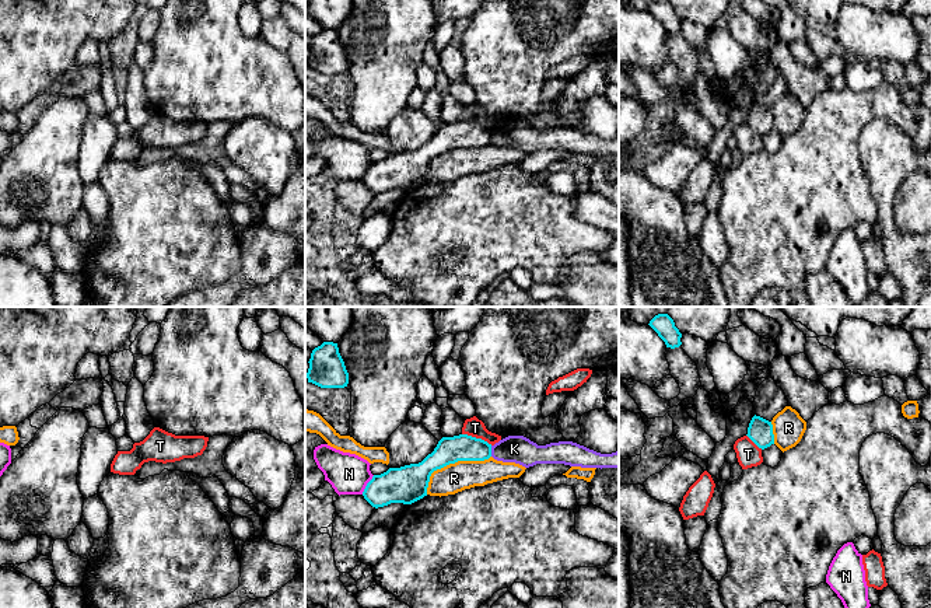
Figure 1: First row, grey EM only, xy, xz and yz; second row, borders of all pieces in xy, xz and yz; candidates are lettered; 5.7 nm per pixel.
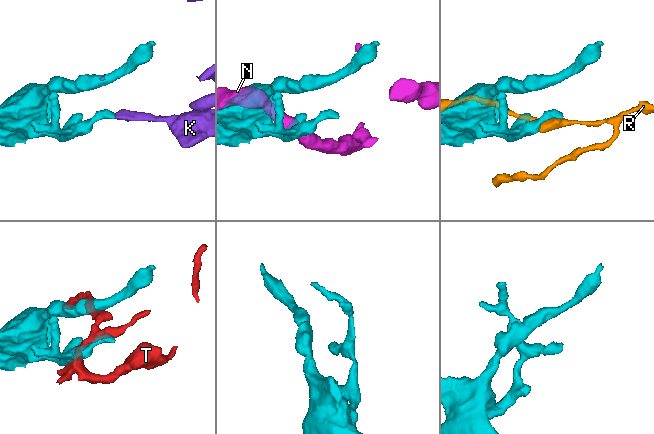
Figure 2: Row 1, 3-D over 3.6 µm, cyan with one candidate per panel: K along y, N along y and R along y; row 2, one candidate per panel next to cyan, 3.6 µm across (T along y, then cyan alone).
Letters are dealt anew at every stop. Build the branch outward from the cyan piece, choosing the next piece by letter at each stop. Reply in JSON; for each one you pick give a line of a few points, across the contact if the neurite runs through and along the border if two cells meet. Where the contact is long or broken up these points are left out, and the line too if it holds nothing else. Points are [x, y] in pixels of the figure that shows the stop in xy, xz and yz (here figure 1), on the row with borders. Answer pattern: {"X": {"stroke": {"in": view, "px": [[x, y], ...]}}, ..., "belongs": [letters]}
{"belongs": []}

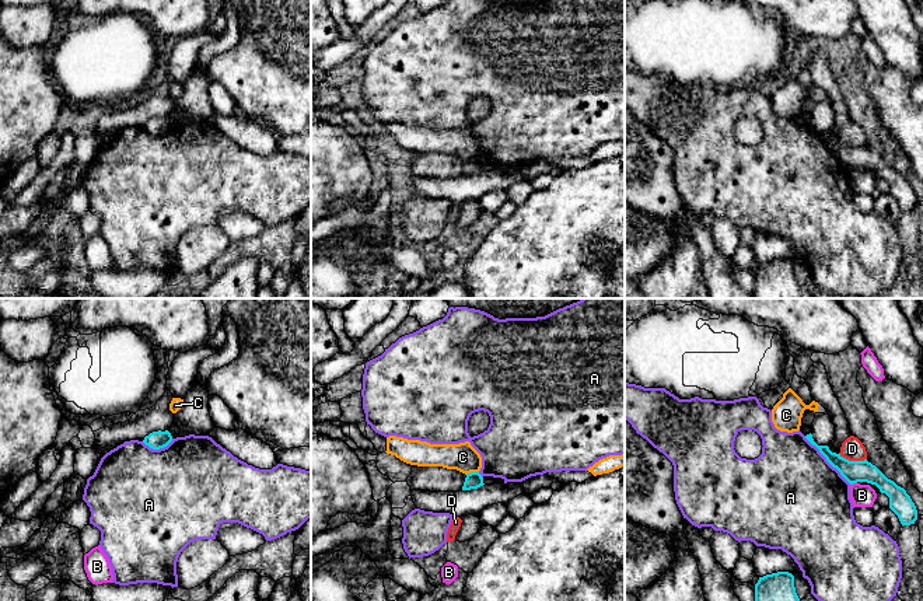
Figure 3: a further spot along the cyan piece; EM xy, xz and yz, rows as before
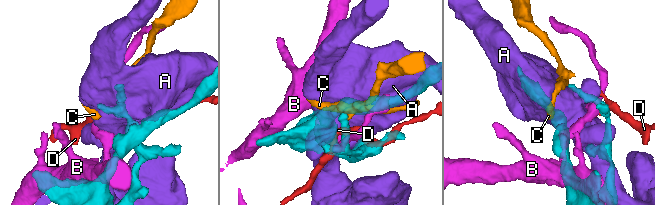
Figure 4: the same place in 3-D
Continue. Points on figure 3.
{"belongs": []}

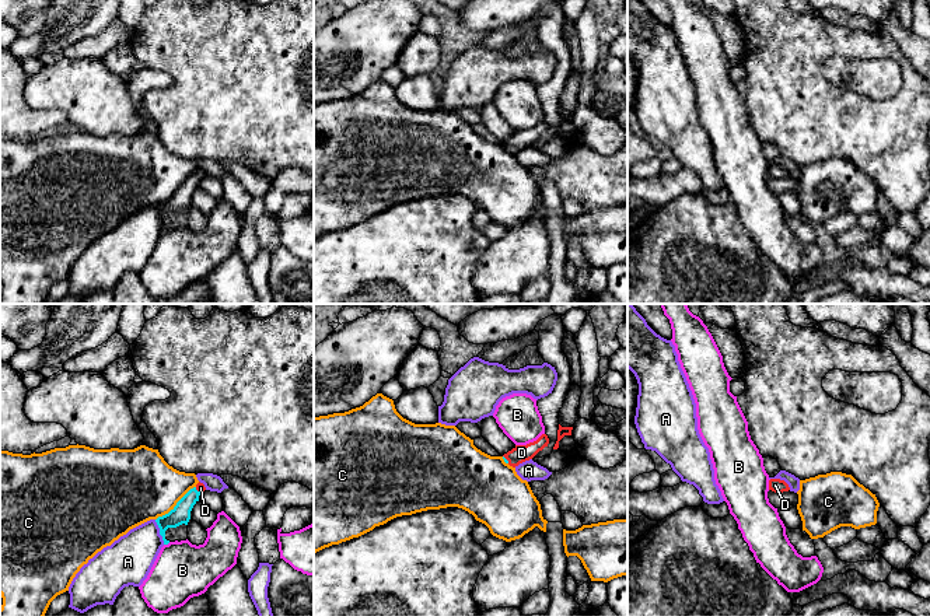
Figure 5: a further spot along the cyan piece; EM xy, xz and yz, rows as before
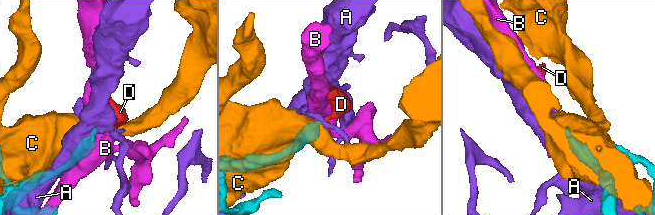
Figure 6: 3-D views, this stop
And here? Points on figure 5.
{"D": {"stroke": {"in": "xz", "px": [[506, 461], [506, 459], [520, 454]]}}, "belongs": ["D"]}

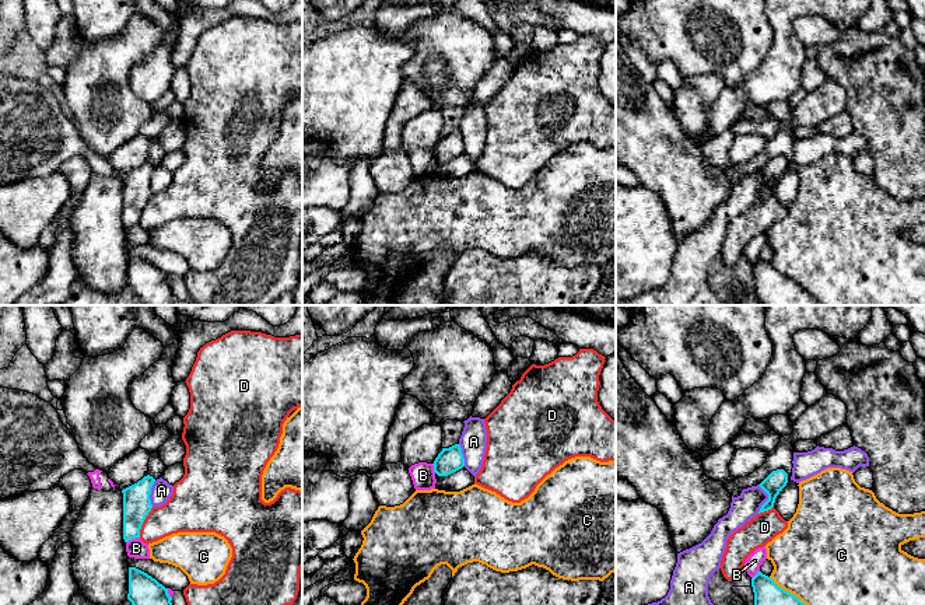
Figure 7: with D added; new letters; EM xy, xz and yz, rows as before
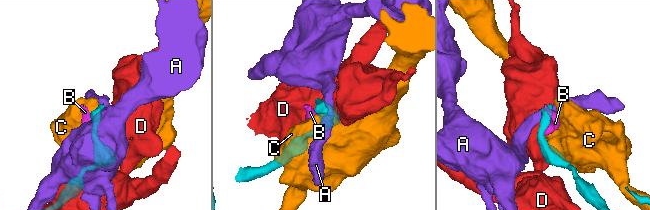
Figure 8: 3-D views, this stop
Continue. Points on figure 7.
{"belongs": []}

